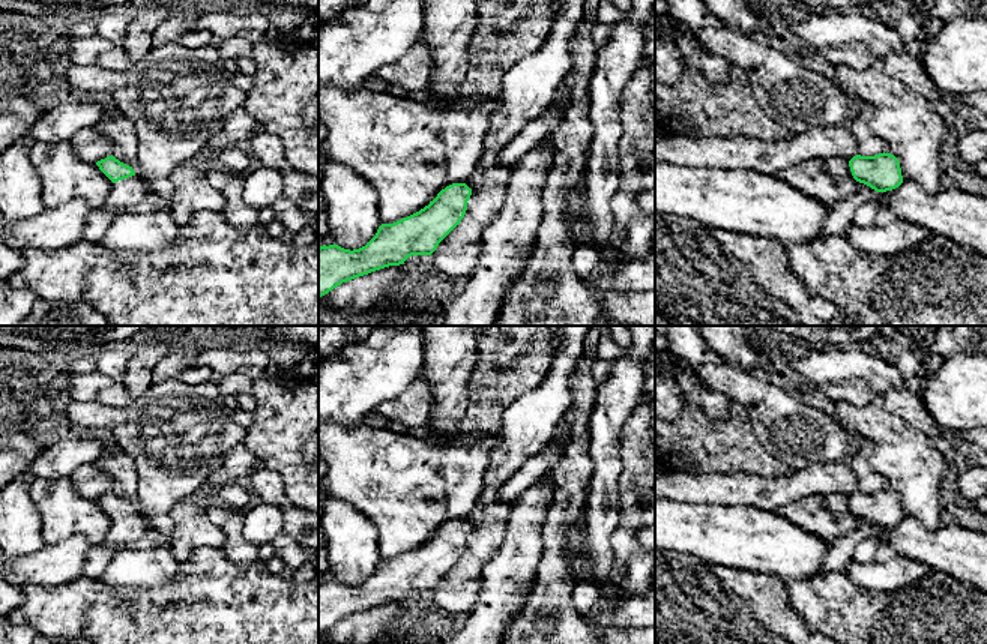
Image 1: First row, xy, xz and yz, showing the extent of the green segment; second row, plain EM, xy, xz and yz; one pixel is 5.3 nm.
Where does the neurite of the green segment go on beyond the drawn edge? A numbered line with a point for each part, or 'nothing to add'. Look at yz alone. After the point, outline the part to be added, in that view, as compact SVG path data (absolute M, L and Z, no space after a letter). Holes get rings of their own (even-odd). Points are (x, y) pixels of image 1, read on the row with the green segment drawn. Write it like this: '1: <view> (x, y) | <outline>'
1: yz (839, 213) | M861 183L850 197L826 204L826 219L816 239L844 236L846 227L853 219L856 207L862 203L873 201L874 197L876 191Z

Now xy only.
1: xy (129, 191) | M135 174L113 183L111 192L104 207L108 210L123 210L125 207L138 204L144 195L144 185Z

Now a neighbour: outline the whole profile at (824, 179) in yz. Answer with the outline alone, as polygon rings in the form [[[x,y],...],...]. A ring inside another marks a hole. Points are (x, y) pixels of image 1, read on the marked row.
[[[840,156],[807,159],[781,170],[777,176],[823,204],[847,198],[861,186],[852,176],[849,161]]]

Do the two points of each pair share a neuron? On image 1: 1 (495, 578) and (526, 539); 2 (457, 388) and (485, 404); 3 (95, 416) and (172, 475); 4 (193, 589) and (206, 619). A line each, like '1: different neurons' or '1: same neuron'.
1: same neuron
2: different neurons
3: same neuron
4: same neuron

